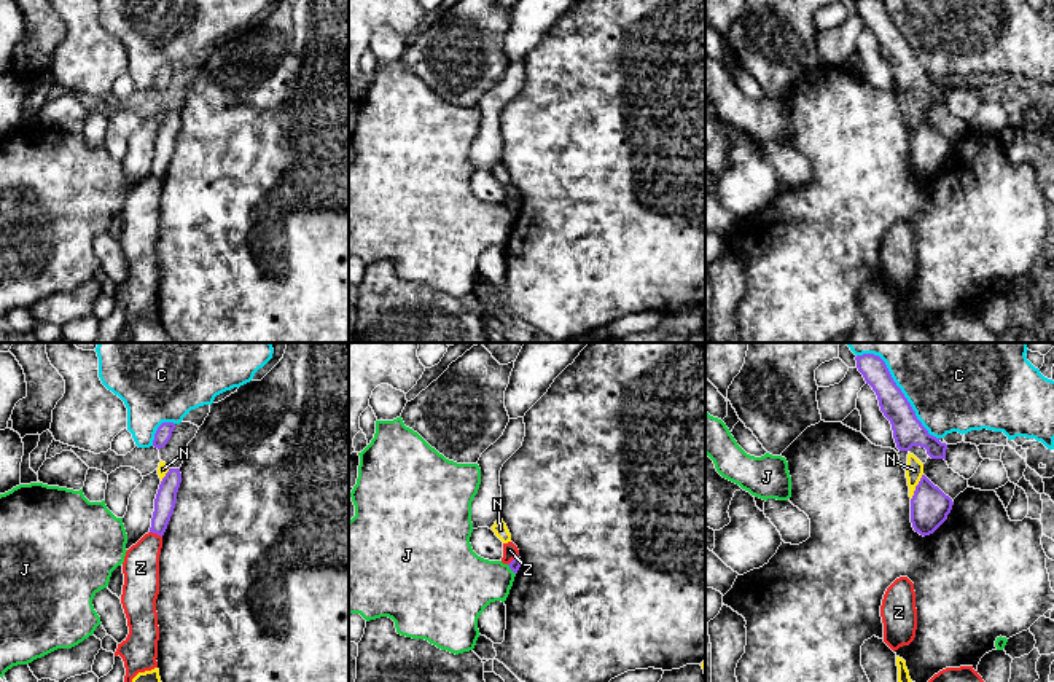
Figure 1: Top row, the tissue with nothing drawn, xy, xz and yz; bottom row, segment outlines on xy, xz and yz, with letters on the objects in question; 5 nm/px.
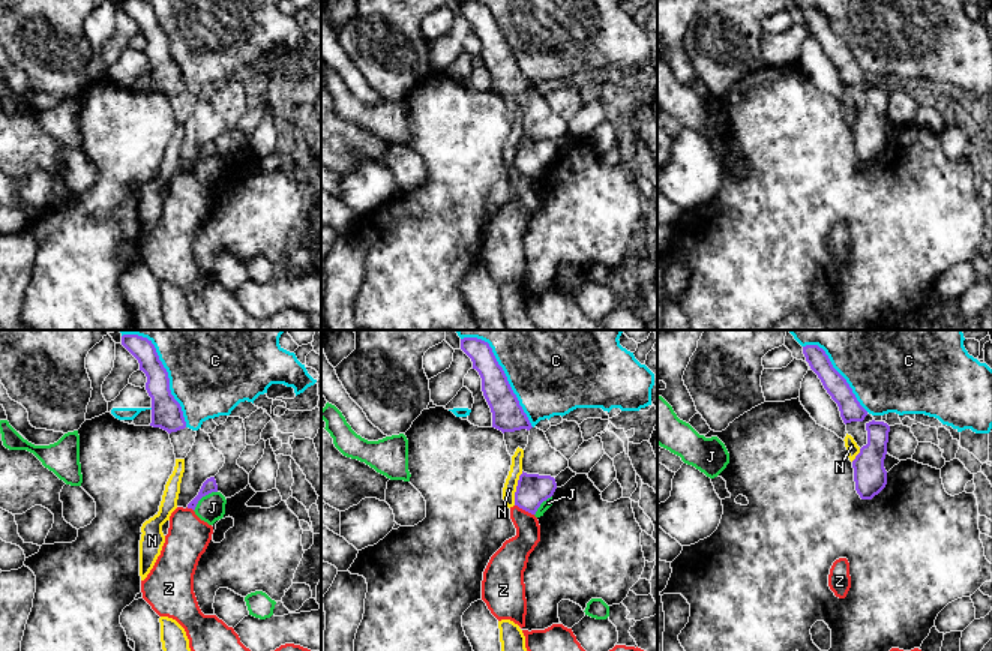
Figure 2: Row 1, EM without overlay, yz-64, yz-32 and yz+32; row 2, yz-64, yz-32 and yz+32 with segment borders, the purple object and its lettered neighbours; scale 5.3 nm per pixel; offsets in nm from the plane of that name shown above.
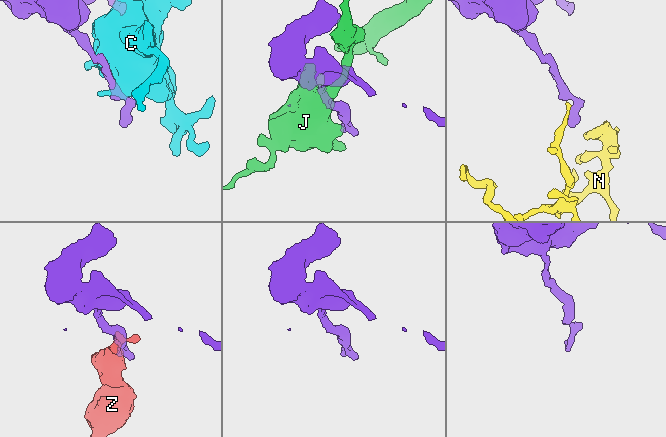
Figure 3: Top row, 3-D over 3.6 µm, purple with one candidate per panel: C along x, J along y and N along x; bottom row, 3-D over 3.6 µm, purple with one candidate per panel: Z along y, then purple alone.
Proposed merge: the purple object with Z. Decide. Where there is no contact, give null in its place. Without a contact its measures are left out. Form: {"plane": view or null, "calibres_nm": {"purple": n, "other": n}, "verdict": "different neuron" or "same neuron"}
{"plane": "xy", "calibres_nm": {"purple": 110, "other": 190}, "verdict": "different neuron"}

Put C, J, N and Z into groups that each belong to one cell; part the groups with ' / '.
C / J / N / Z

